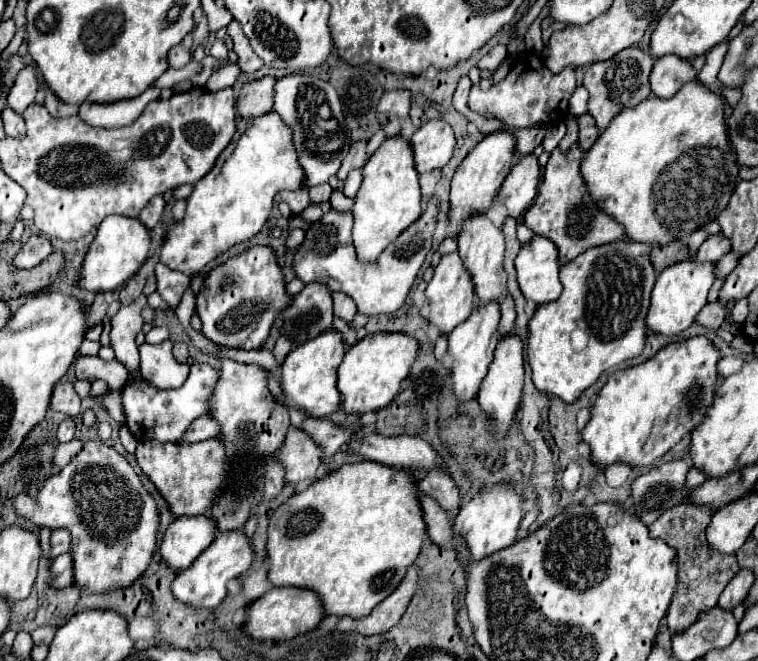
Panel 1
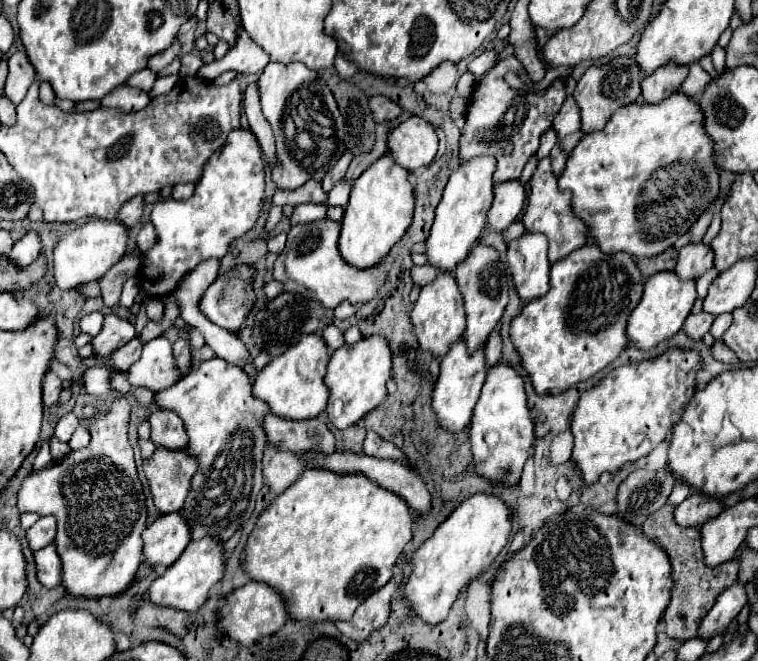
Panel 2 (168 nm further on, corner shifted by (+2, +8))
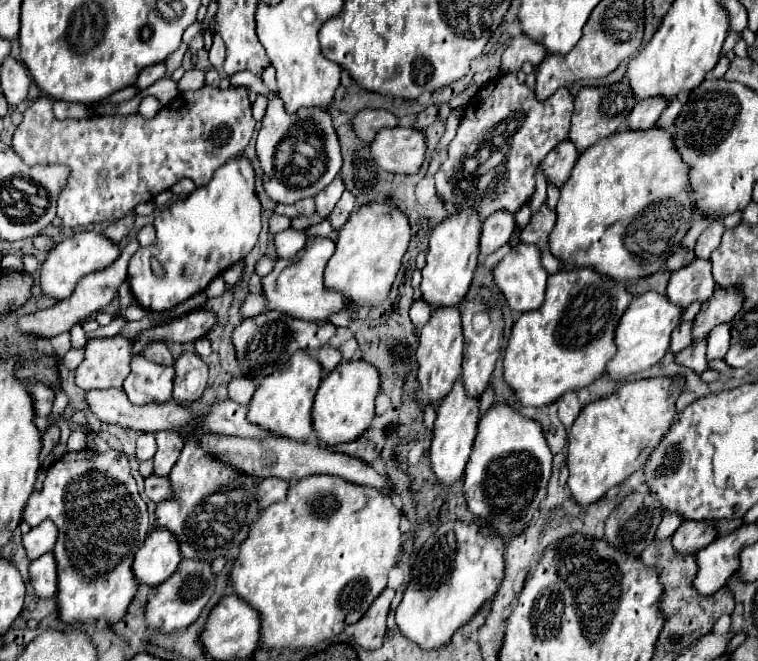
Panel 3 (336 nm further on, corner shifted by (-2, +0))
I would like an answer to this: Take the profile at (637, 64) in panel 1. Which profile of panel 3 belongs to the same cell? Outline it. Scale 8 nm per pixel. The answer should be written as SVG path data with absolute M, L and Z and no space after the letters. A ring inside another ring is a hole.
M626 79L606 87L582 87L574 99L574 115L572 115L570 135L568 135L570 141L582 153L584 149L598 143L600 139L616 133L618 127L622 127L622 121L628 119L634 105L636 105L636 97Z

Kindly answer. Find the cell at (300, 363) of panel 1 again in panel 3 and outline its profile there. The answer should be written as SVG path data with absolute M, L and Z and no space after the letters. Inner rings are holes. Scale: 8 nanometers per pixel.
M296 351L284 367L276 369L272 375L264 377L262 383L256 387L256 393L250 401L248 419L276 435L296 439L296 441L306 441L314 433L312 407L314 407L314 397L316 397L318 385L322 381L322 373L324 373L324 369L312 353Z

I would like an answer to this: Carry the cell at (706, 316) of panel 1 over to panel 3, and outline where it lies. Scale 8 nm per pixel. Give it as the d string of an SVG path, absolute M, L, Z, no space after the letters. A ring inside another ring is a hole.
M700 339L700 341L688 345L686 349L682 349L676 355L676 361L680 365L684 365L684 367L694 369L696 373L702 373L708 367L708 361L706 361L706 343L708 343L708 339Z

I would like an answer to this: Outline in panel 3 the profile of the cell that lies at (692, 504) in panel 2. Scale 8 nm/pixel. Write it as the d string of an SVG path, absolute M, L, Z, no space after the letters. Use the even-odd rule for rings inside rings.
M682 521L682 525L676 529L672 537L672 545L676 551L696 553L698 549L712 543L712 539L716 539L714 521Z

